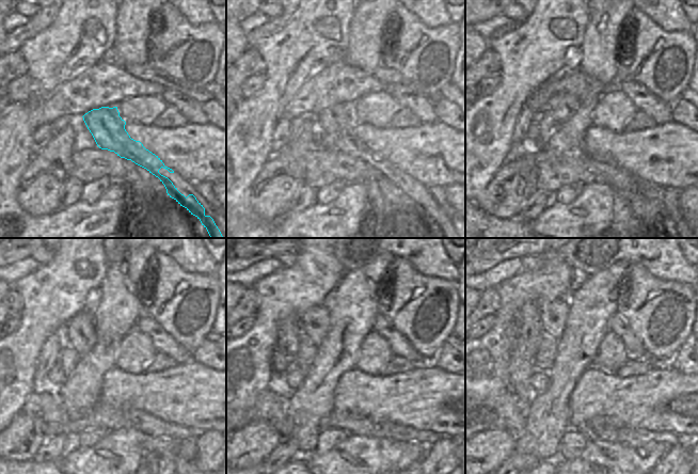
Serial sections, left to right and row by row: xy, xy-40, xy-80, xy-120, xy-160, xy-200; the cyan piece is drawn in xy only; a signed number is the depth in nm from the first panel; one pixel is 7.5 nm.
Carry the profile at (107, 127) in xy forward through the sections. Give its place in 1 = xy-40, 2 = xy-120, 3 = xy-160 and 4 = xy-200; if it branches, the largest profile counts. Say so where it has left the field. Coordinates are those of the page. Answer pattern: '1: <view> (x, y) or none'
1: xy-40 (339, 120)
2: xy-120 (80, 330)
3: xy-160 (315, 321)
4: xy-200 (553, 315)

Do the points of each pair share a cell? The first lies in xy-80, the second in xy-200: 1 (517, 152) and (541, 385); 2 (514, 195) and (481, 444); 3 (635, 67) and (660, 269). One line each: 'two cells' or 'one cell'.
1: one cell
2: one cell
3: two cells

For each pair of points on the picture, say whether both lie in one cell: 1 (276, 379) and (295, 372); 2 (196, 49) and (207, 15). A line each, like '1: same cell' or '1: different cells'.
1: same cell
2: different cells

